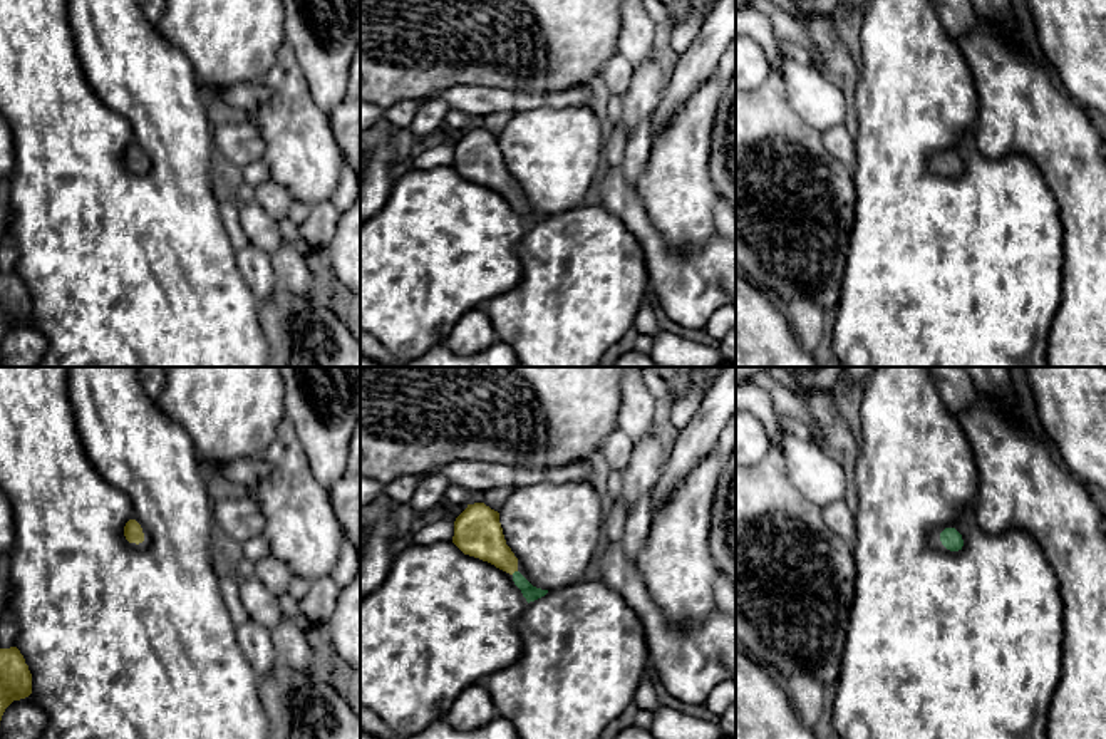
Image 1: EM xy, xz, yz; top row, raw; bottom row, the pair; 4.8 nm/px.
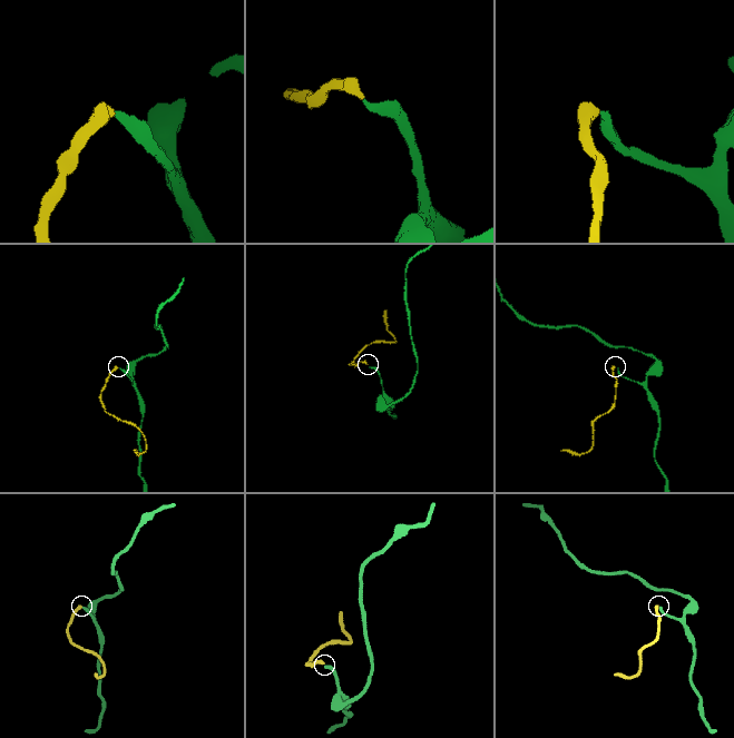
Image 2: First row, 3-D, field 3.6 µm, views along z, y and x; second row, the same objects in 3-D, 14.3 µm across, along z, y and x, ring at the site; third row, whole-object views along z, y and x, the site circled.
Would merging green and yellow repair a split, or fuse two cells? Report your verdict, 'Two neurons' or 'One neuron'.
One neuron

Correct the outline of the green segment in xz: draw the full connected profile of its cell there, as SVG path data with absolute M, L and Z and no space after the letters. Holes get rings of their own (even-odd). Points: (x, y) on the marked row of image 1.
M484 503L468 504L454 521L452 543L464 553L509 573L526 602L535 602L548 593L533 587L519 571L518 558L506 545L499 513Z

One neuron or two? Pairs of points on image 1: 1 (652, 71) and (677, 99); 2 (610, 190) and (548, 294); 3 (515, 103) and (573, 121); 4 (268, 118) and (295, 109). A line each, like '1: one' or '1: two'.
1: two
2: two
3: two
4: one

